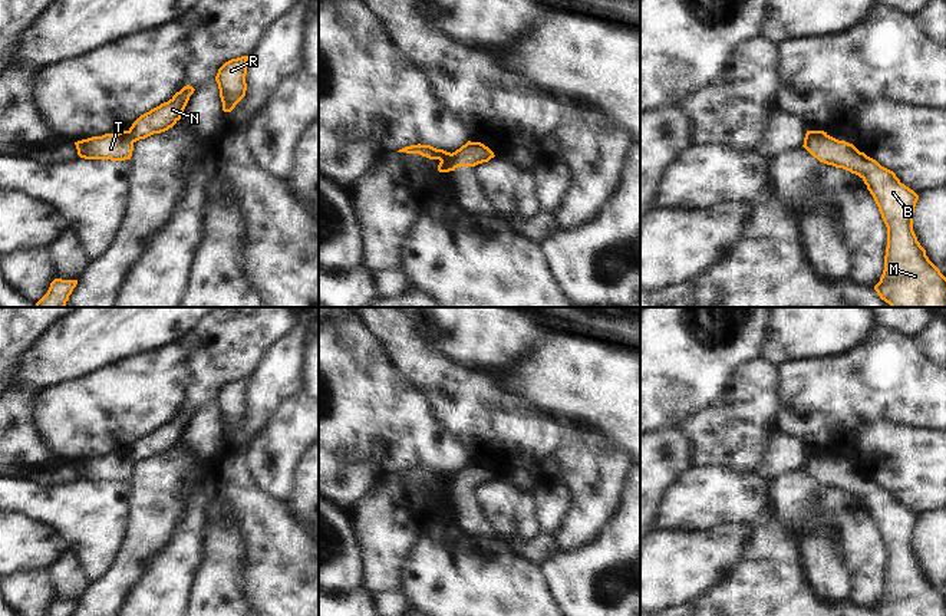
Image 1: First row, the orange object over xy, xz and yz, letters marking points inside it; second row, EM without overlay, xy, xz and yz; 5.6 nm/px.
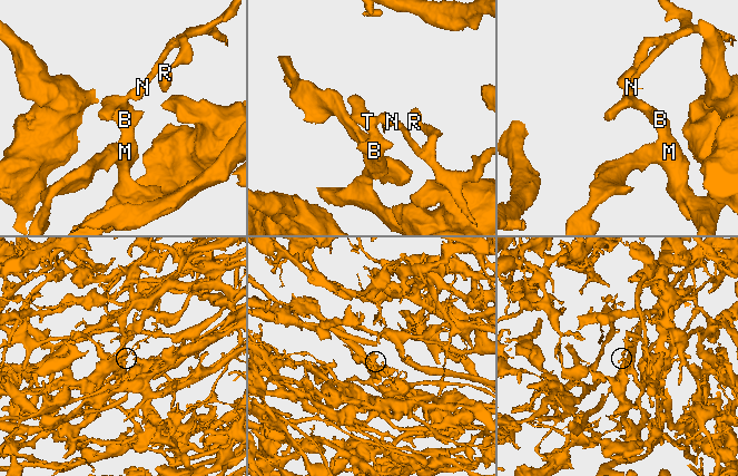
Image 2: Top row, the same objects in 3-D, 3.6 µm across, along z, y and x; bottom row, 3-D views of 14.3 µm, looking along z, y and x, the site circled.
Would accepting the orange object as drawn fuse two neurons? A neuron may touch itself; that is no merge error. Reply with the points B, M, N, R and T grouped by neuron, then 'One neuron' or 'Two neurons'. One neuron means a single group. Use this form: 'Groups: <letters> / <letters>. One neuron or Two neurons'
Groups: B M T / N R. Two neurons.

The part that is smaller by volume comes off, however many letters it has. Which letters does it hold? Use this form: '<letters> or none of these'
N, R

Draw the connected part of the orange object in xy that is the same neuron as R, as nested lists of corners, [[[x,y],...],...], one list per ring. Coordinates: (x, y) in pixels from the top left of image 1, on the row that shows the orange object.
[[[248,56],[231,59],[218,69],[215,80],[218,83],[224,112],[231,112],[245,96],[247,60]]]

